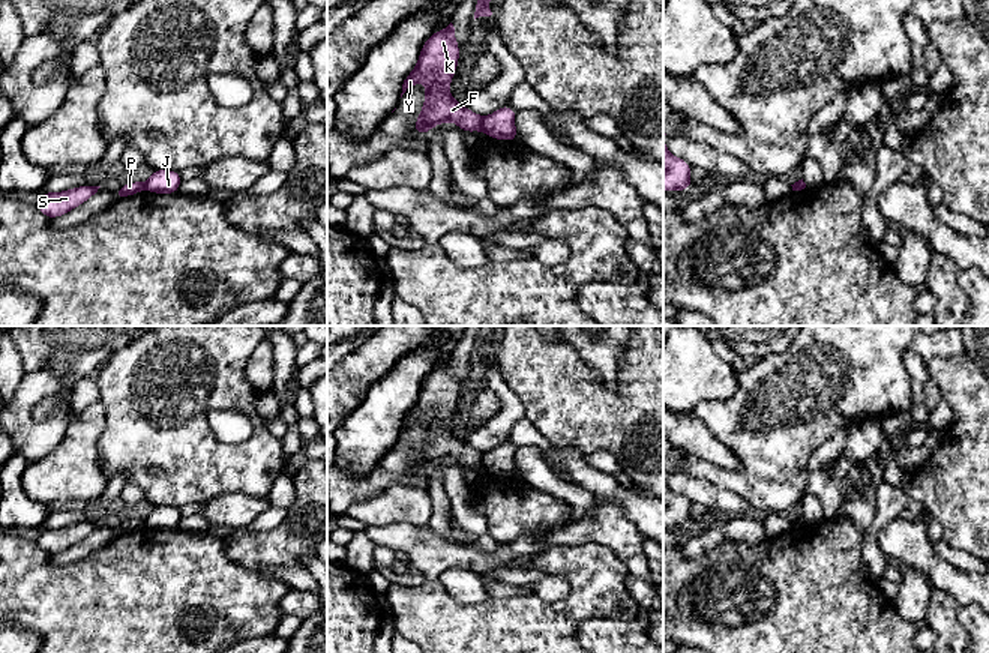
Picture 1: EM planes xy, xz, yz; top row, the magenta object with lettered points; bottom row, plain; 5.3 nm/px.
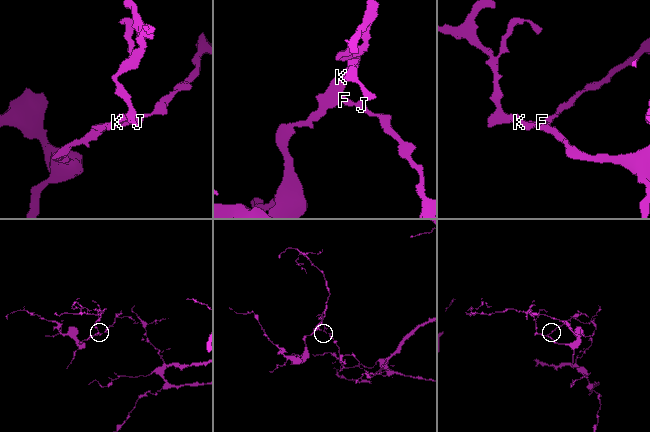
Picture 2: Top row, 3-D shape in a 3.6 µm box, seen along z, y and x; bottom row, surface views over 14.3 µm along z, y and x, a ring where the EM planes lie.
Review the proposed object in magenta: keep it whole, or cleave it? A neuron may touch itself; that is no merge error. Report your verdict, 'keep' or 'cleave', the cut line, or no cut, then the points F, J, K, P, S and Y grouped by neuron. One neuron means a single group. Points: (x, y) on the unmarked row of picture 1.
cleave | xz (483, 455), (479, 464) | F K P S Y / J

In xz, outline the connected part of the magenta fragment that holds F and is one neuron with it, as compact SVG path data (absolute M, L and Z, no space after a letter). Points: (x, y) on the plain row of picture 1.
M450 359L444 366L434 368L423 380L416 404L405 413L402 431L420 417L426 419L423 446L417 450L416 471L425 471L443 458L453 458L464 468L479 467L483 453L456 438L449 428L459 396L459 380Z

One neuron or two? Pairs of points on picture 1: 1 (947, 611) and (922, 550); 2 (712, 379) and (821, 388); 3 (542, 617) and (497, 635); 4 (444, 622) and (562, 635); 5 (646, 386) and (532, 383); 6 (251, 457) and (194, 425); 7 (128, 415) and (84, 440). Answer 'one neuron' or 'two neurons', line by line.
1: two neurons
2: two neurons
3: one neuron
4: one neuron
5: one neuron
6: one neuron
7: two neurons

